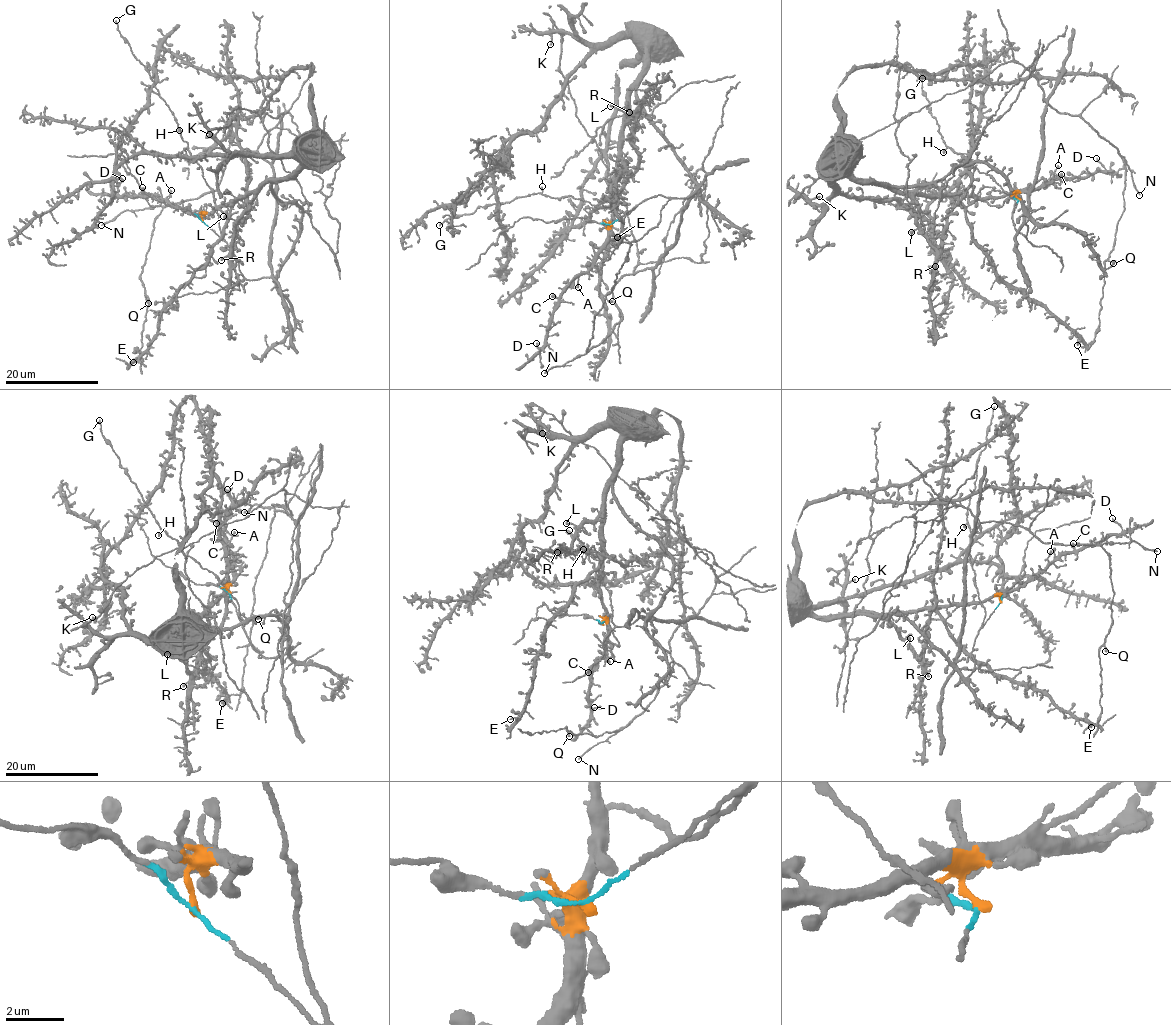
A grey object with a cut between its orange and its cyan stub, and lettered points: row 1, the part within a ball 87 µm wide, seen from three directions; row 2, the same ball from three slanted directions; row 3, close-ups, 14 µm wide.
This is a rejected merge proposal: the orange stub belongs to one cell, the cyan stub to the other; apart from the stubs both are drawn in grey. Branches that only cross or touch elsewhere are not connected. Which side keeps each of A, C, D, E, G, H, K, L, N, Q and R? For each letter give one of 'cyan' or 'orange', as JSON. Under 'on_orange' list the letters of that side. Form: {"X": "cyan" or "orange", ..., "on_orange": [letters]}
{"A": "orange", "C": "orange", "D": "orange", "E": "orange", "G": "cyan", "H": "cyan", "K": "orange", "L": "orange", "N": "cyan", "Q": "cyan", "R": "orange", "on_orange": ["A", "C", "D", "E", "K", "L", "R"]}

